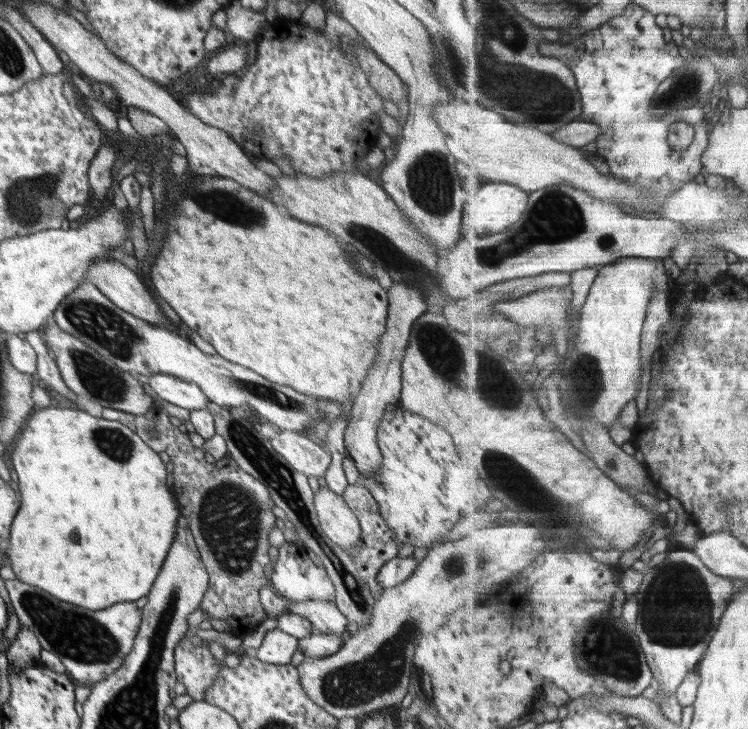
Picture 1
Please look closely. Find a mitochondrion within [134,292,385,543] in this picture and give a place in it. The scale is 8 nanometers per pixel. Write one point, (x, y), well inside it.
(259, 456)

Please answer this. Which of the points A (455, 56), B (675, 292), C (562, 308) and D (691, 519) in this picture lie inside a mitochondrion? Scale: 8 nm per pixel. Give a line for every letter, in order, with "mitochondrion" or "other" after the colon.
A: mitochondrion
B: other
C: other
D: other

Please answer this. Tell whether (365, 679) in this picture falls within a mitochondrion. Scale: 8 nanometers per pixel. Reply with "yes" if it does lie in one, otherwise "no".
yes

